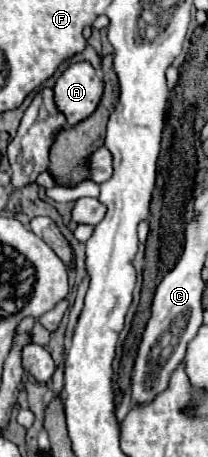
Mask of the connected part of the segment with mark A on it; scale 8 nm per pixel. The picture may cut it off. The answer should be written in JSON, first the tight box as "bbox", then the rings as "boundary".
{"bbox":[54,63,102,127],"boundary":[[[72,63],[60,75],[60,79],[54,85],[54,101],[56,101],[58,111],[66,117],[68,127],[74,127],[76,123],[88,119],[96,111],[96,107],[100,103],[100,97],[102,97],[102,79],[90,63]]]}

